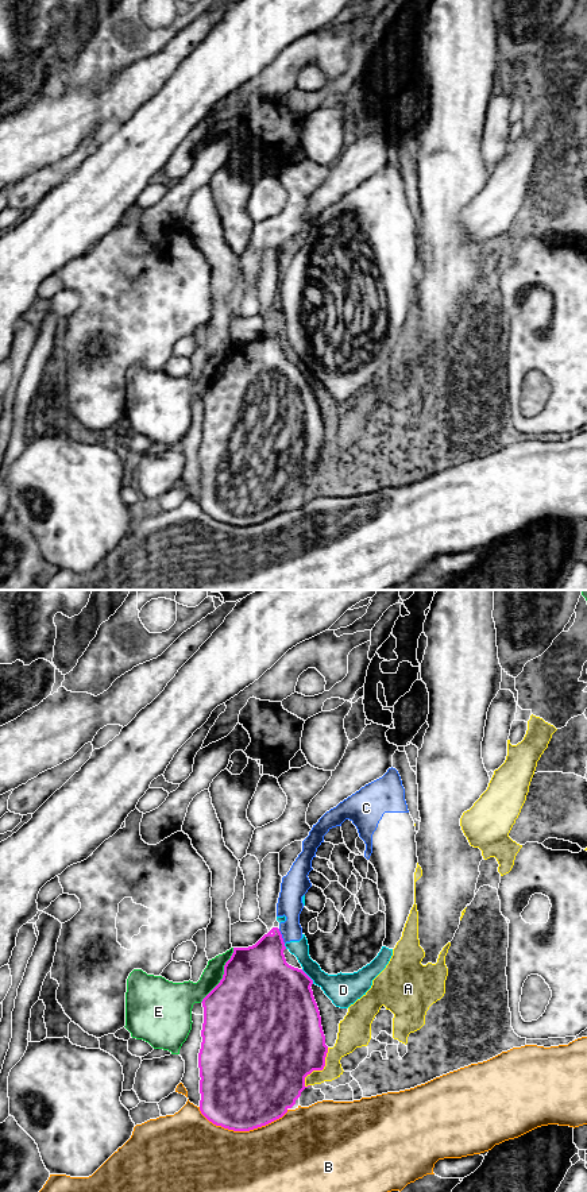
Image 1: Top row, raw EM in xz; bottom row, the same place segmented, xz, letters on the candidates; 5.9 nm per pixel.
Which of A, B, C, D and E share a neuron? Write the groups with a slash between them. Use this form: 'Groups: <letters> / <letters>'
Groups: A / B / C D / E

